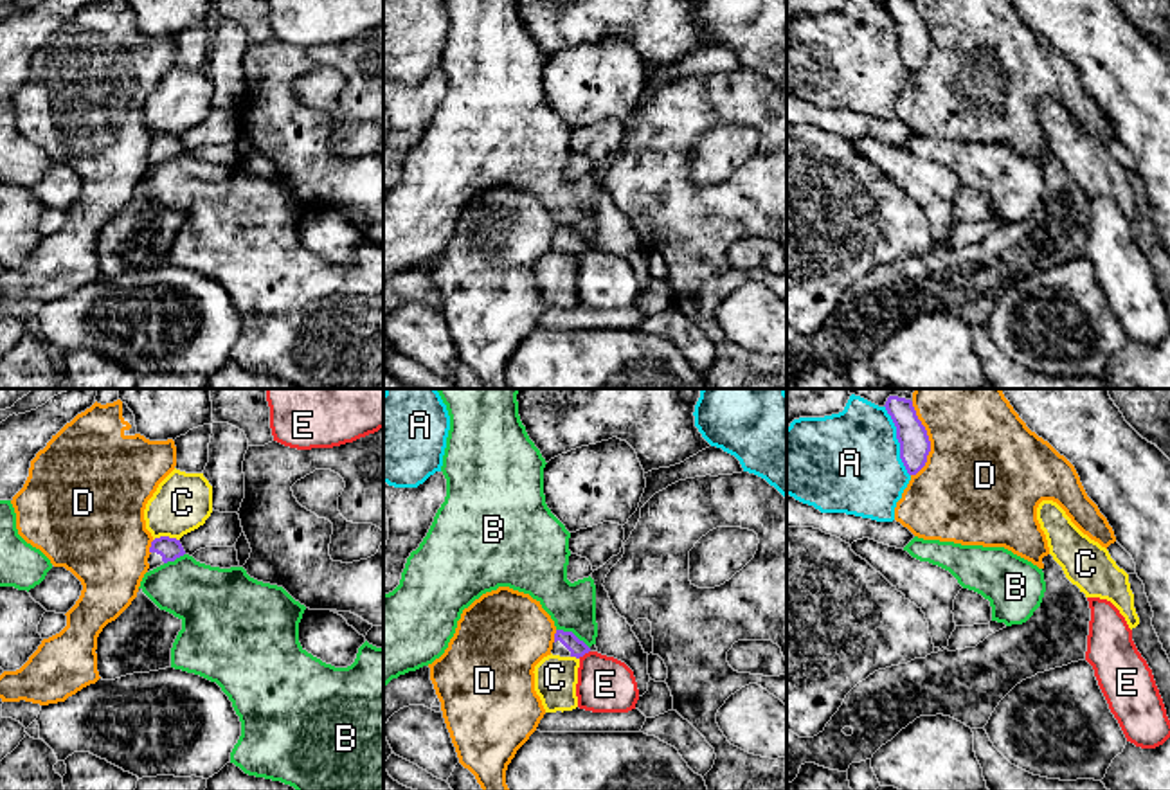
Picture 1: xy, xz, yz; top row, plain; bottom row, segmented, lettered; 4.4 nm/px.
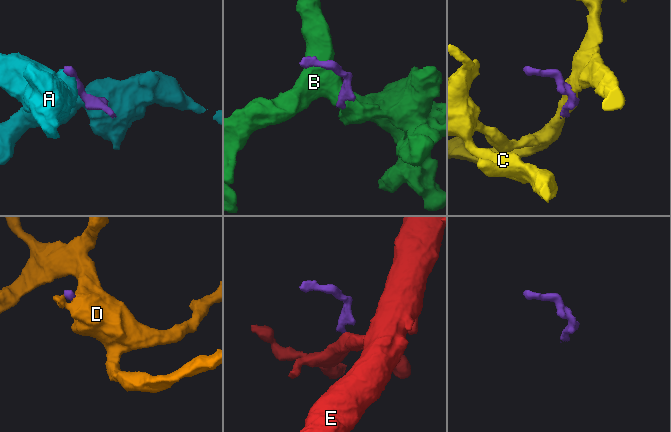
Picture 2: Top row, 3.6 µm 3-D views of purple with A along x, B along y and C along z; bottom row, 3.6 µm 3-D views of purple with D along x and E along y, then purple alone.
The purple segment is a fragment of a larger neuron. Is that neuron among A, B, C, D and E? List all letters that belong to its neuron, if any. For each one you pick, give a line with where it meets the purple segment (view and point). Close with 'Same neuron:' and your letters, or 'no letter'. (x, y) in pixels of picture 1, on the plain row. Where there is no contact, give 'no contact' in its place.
Same neuron: no letter

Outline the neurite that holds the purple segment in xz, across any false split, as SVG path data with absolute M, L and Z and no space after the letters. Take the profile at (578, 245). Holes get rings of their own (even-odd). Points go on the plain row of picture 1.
M556 227L551 247L553 252L580 256L589 248L590 245L583 238L580 238L572 229Z

